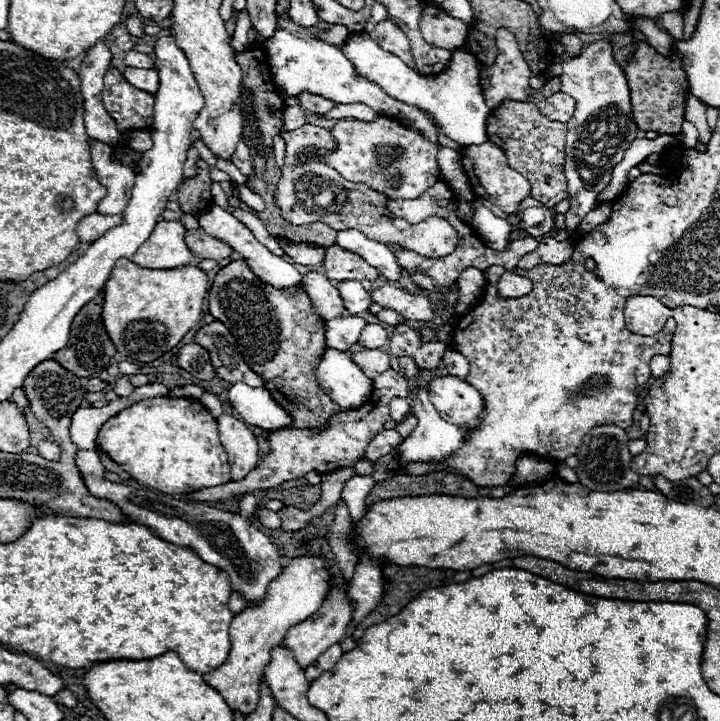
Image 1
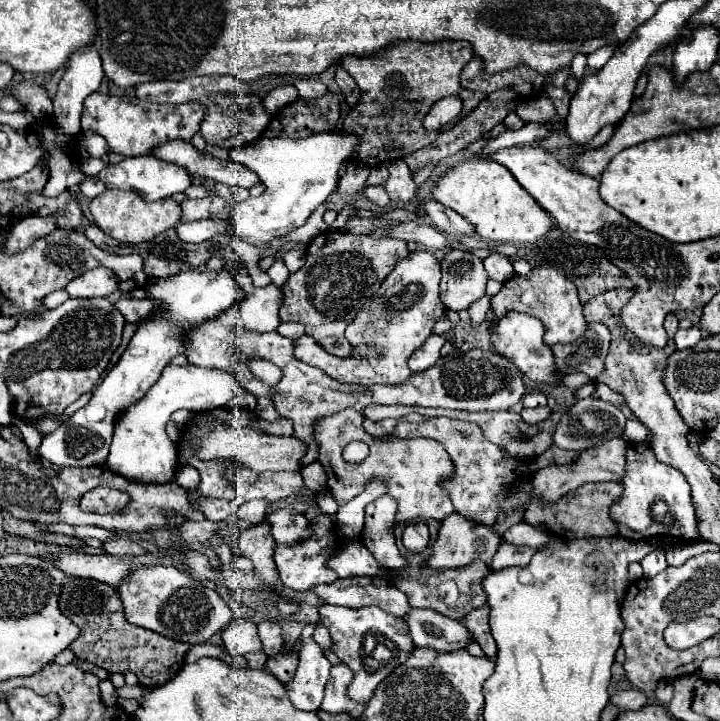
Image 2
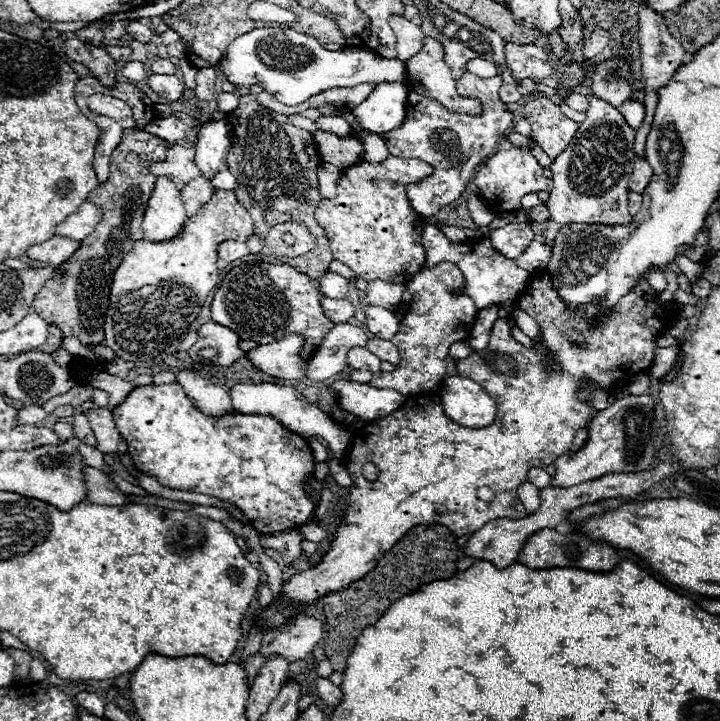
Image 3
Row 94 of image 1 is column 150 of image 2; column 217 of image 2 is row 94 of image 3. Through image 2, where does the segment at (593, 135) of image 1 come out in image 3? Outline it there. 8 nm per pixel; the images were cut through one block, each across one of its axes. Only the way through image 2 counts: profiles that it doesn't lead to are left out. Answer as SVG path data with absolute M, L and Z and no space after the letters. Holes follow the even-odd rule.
M614 56L602 60L592 74L592 94L610 106L620 108L622 102L632 98L632 66L628 56Z

